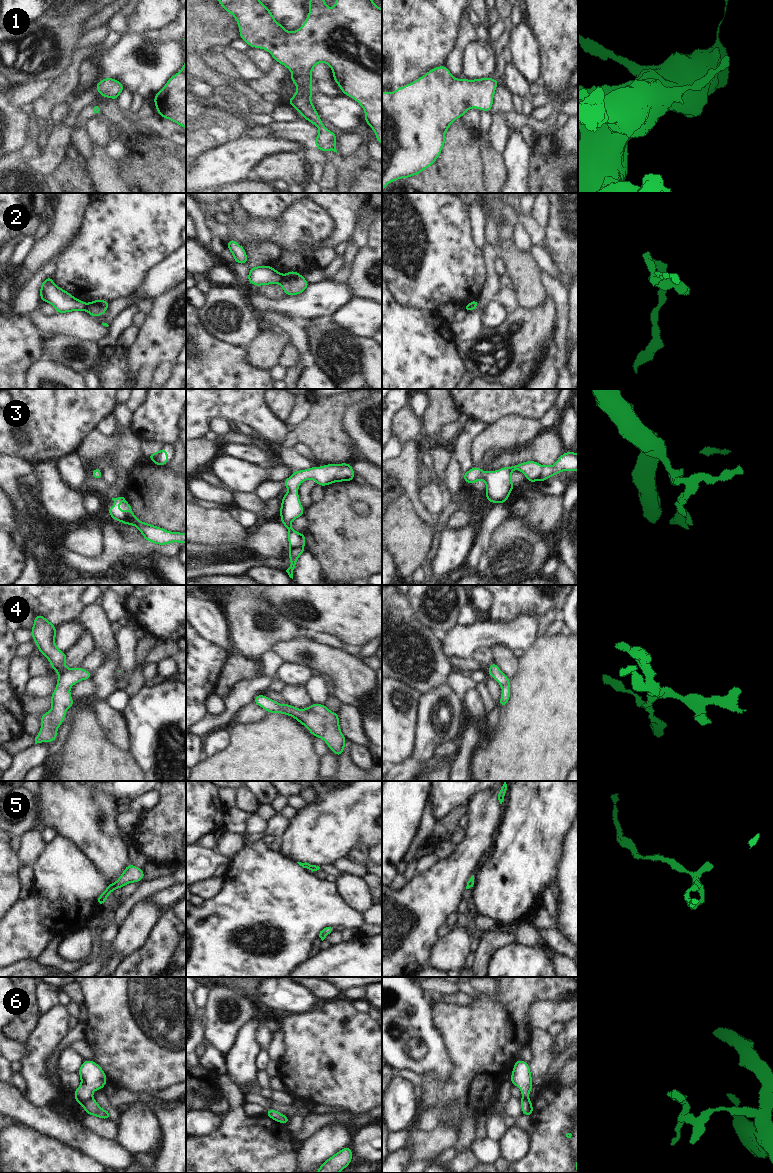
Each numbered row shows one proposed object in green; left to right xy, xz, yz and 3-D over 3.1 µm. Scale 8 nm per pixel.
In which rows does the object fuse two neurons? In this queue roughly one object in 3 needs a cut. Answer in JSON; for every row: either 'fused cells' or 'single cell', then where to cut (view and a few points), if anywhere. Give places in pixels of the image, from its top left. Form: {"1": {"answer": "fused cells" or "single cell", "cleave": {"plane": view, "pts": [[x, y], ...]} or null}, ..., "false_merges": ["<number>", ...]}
{"1": {"answer": "single cell", "cleave": null}, "2": {"answer": "fused cells", "cleave": {"plane": "xz", "pts": [[282, 276], [279, 282]]}}, "3": {"answer": "single cell", "cleave": null}, "4": {"answer": "single cell", "cleave": null}, "5": {"answer": "single cell", "cleave": null}, "6": {"answer": "fused cells", "cleave": {"plane": "xy", "pts": [[91, 1096], [81, 1104]]}}, "false_merges": ["2", "6"]}

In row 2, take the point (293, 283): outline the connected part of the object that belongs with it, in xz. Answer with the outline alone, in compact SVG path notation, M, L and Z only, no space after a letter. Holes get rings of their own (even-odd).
M288 271L282 276L280 285L287 296L303 293L310 285L307 280L296 271Z

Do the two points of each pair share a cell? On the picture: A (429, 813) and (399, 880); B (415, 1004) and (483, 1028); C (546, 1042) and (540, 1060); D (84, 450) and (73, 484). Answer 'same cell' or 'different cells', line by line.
A: different cells
B: different cells
C: same cell
D: different cells

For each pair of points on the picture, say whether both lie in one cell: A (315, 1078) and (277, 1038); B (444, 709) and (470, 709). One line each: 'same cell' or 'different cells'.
A: different cells
B: different cells

